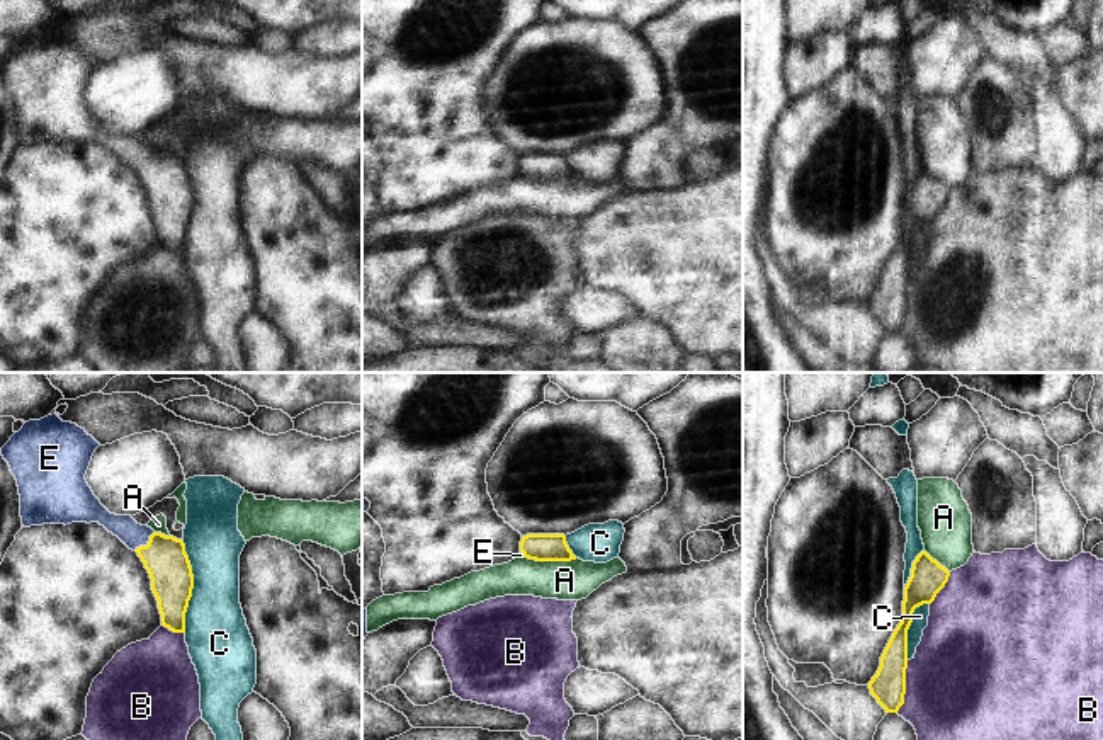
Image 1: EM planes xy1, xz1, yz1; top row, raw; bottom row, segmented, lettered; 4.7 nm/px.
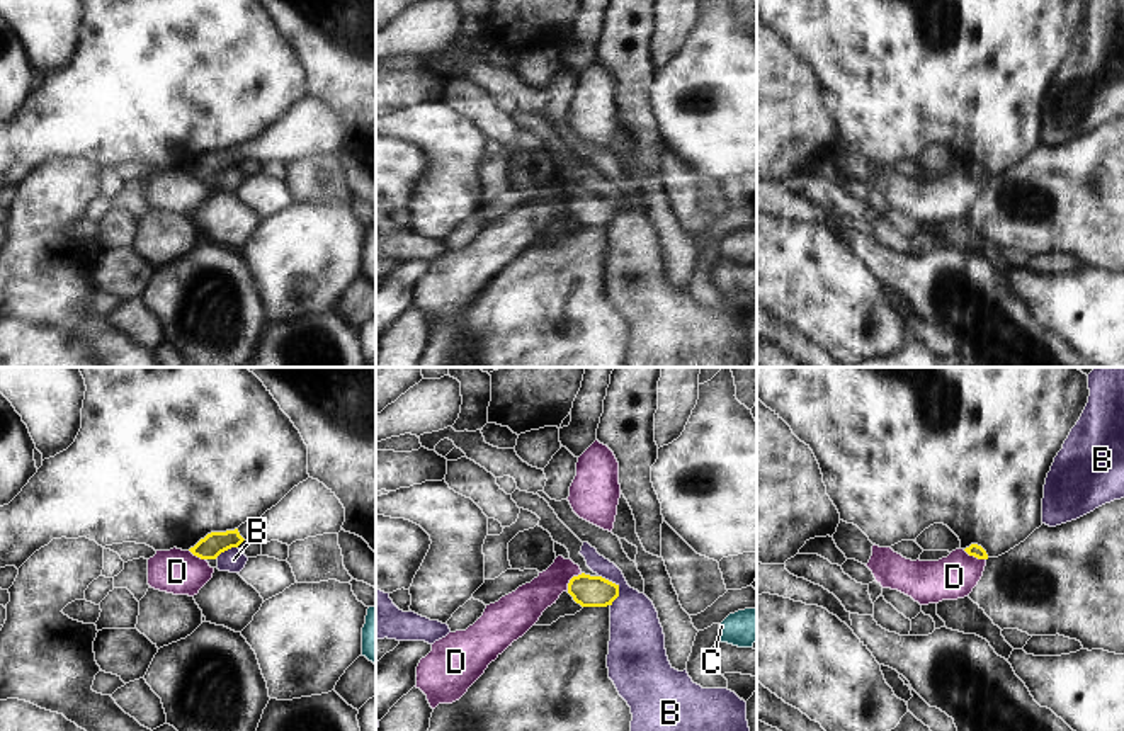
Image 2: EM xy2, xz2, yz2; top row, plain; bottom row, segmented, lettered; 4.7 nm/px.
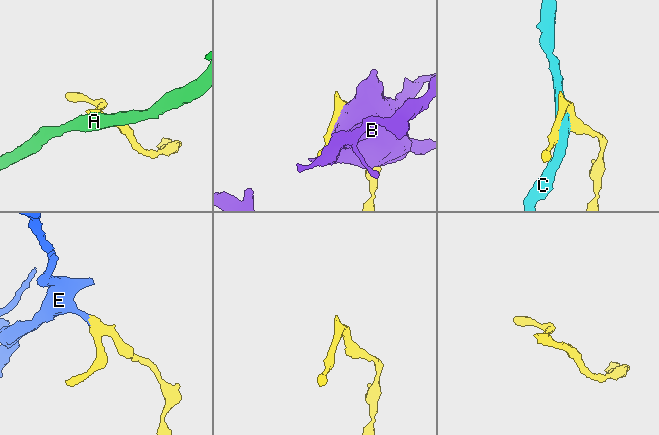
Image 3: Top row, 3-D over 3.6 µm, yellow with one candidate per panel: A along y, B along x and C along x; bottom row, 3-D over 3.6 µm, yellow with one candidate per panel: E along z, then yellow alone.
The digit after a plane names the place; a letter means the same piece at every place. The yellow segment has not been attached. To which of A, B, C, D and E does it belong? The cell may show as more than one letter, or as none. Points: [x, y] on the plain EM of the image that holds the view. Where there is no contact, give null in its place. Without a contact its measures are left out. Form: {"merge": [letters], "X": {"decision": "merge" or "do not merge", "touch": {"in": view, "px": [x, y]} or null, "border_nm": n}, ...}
{"merge": ["E"], "A": {"decision": "do not merge", "touch": {"in": "xz1", "px": [551, 179]}, "border_nm": 240}, "B": {"decision": "do not merge", "touch": {"in": "yz1", "px": [905, 305]}, "border_nm": 260}, "C": {"decision": "do not merge", "touch": {"in": "xy1", "px": [192, 204]}, "border_nm": 440}, "D": {"decision": "do not merge", "touch": {"in": "xz2", "px": [570, 199]}, "border_nm": 120}, "E": {"decision": "merge", "touch": {"in": "xy1", "px": [147, 164]}, "border_nm": 140}}

